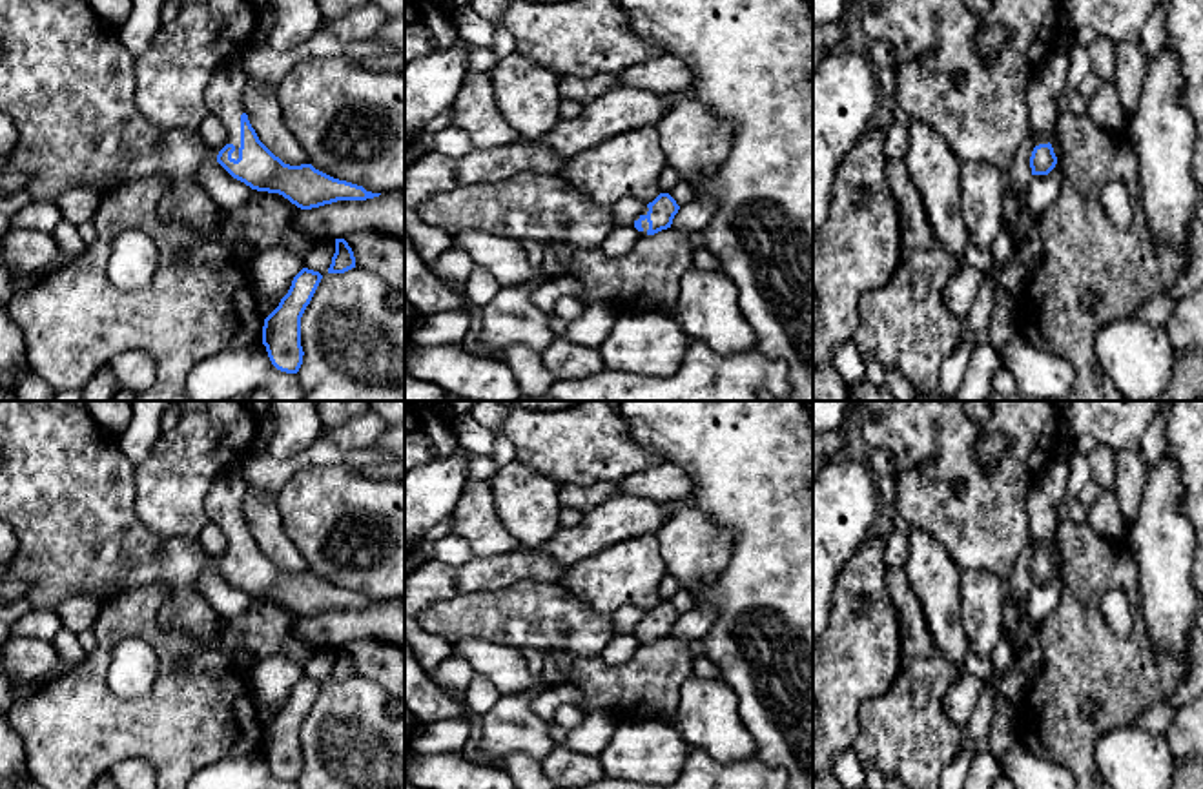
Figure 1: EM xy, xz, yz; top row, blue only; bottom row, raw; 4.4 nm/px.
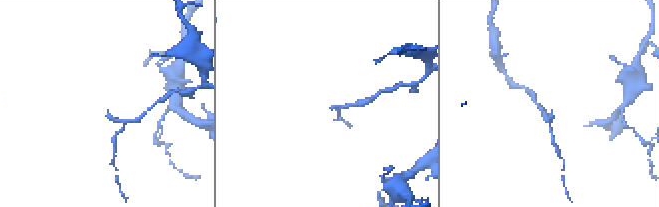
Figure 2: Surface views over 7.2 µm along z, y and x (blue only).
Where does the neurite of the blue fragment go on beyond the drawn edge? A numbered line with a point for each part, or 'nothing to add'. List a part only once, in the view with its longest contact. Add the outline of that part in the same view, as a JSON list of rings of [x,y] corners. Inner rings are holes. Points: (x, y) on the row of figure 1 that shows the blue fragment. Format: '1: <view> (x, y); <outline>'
1: xy (223, 95); [[[239,55],[215,71],[204,93],[210,115],[215,115],[228,133],[226,144],[235,146],[231,153],[235,160],[241,148],[241,115],[246,113],[242,106],[244,86],[246,75]]]

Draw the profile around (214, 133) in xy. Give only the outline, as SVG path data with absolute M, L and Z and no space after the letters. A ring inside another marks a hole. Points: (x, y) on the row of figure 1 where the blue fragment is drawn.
M215 115L206 117L199 131L206 146L213 151L221 151L228 142L228 133Z

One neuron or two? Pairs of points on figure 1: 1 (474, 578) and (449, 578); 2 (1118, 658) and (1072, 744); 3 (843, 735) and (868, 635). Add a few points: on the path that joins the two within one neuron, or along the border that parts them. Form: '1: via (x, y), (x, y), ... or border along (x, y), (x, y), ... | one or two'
1: via (469, 578), (454, 578) | one
2: via (1118, 680), (1118, 704), (1094, 727) | one
3: via (843, 709), (843, 669), (852, 660) | one

